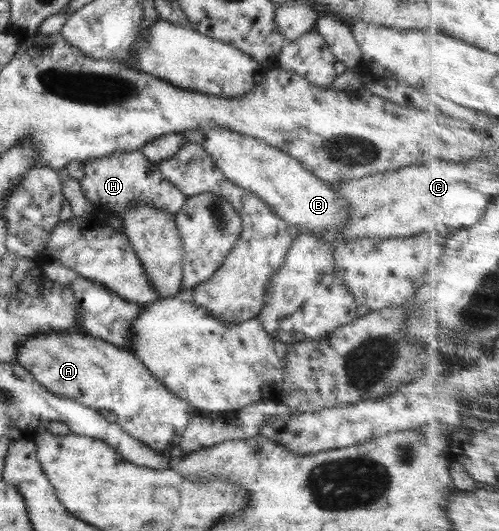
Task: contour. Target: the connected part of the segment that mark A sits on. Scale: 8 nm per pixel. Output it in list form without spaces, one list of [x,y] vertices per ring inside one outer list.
[[[37,332],[27,336],[19,346],[16,362],[33,375],[45,389],[63,398],[75,399],[77,403],[91,409],[107,409],[117,415],[117,424],[131,437],[141,441],[155,451],[167,454],[175,445],[180,445],[181,436],[193,416],[193,407],[188,401],[171,393],[165,385],[153,377],[153,373],[136,359],[128,349],[123,349],[93,337],[85,332]]]

